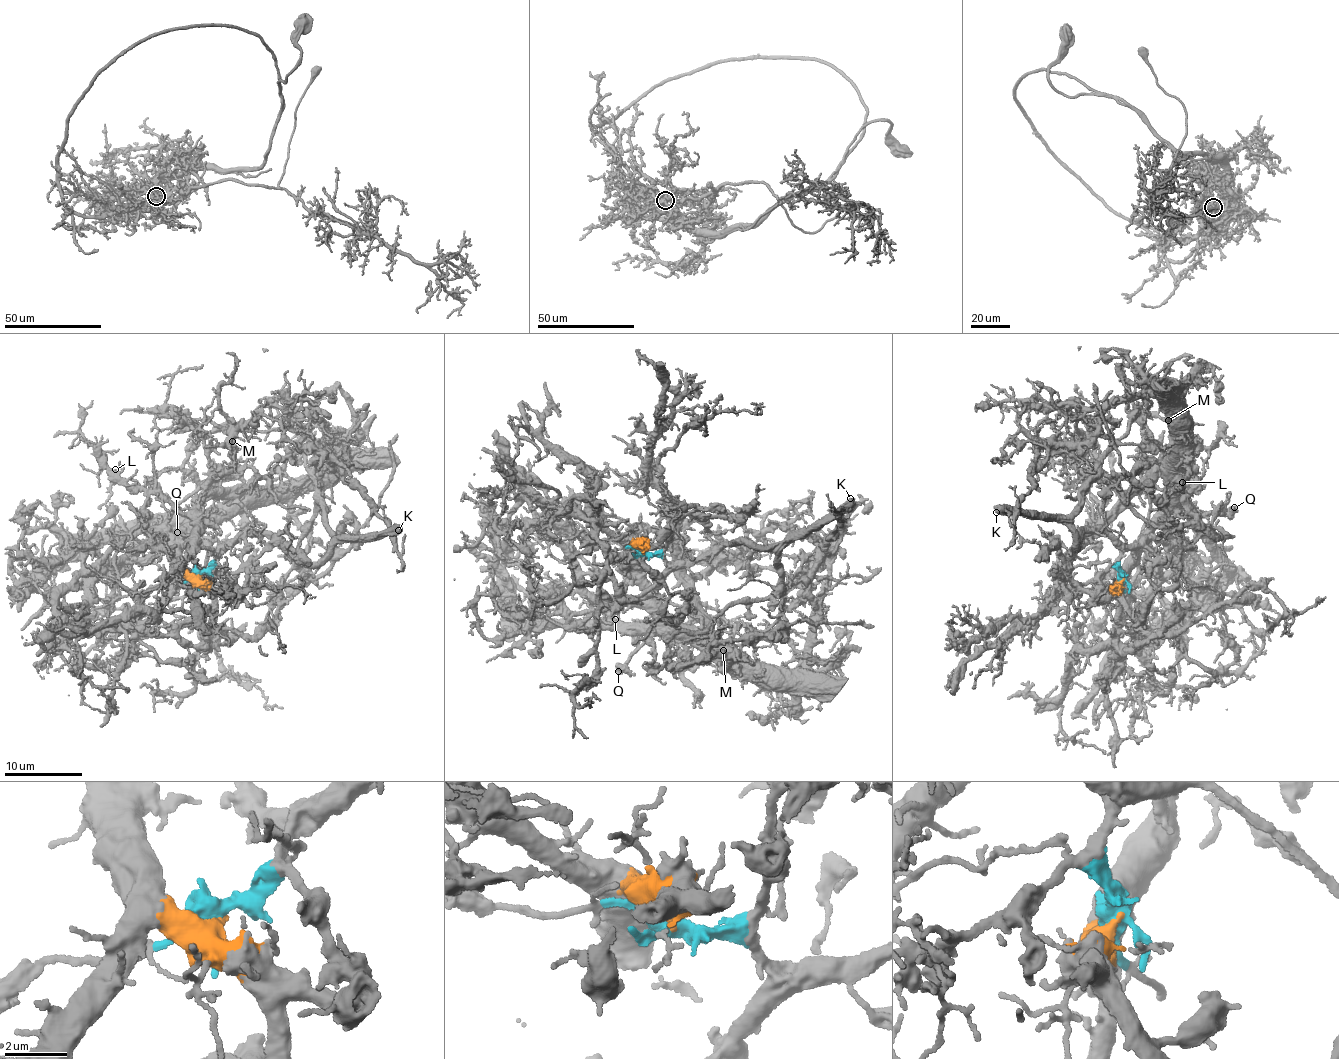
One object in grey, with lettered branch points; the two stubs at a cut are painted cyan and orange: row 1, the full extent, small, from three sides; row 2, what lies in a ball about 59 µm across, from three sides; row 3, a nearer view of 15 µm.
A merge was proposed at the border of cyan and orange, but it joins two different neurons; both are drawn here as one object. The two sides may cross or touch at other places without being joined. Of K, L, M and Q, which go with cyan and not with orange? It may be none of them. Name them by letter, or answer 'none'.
K

